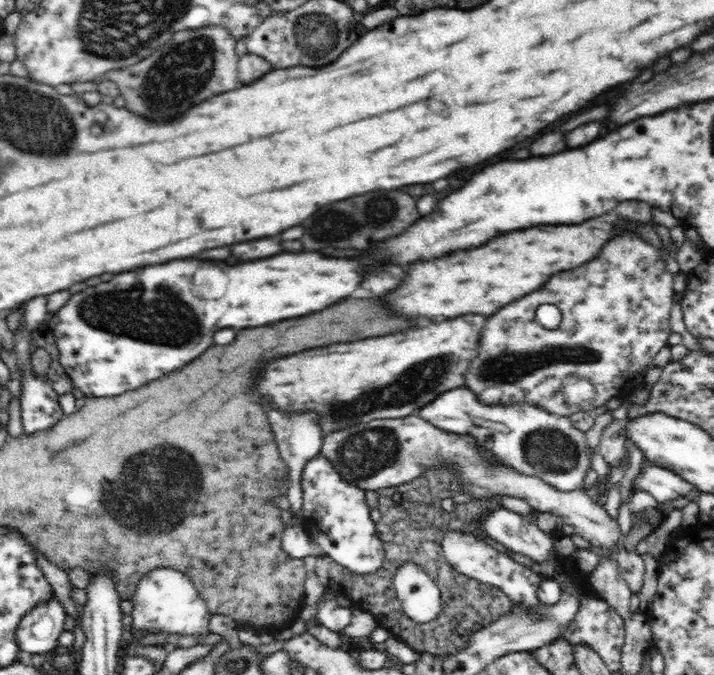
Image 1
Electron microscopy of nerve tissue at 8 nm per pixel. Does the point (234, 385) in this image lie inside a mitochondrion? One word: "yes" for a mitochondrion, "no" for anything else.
no

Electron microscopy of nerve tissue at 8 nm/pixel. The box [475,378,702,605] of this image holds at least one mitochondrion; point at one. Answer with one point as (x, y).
(550, 450)

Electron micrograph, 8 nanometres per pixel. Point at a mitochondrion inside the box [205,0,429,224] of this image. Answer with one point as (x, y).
(317, 35)

